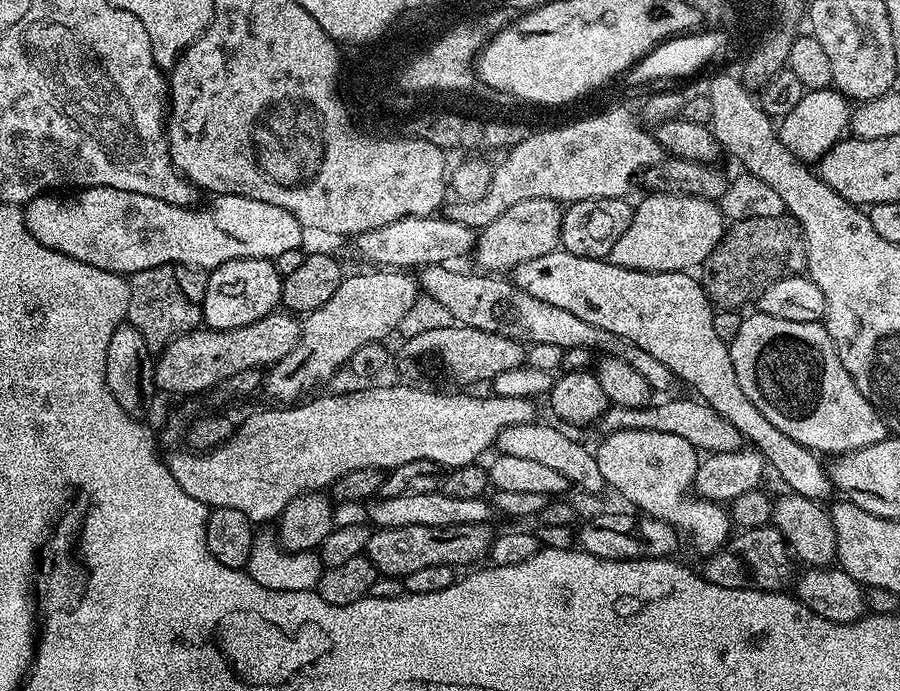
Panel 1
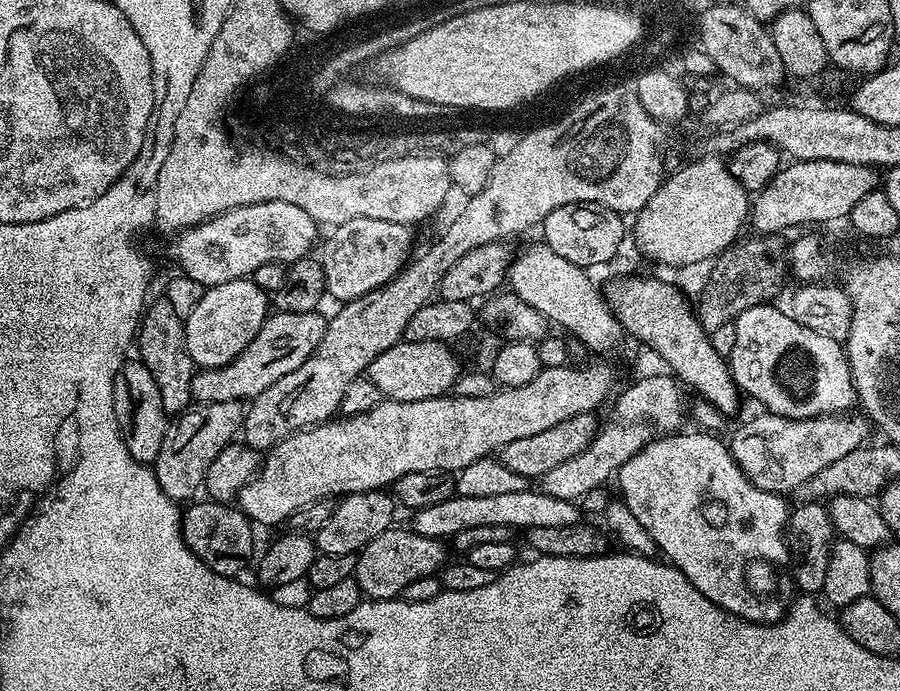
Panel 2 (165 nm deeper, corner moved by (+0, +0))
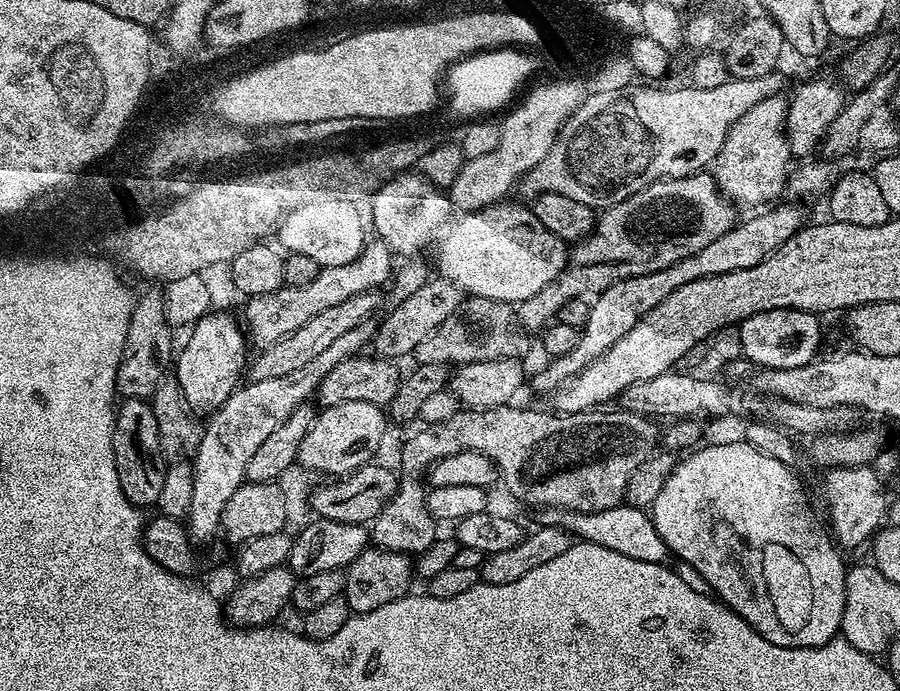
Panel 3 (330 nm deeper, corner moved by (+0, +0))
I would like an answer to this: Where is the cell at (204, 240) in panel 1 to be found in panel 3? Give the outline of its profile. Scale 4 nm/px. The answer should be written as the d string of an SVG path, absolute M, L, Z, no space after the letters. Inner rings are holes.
M342 200L310 202L310 206L298 206L298 210L285 216L278 225L279 247L288 254L314 258L321 268L346 266L346 262L357 260L366 243L366 220L360 217L358 209L355 203Z

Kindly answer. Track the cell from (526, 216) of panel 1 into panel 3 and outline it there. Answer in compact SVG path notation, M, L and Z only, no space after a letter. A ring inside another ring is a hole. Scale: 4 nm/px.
M429 278L422 290L414 290L410 298L399 301L395 305L396 309L384 321L379 321L374 341L375 355L380 358L411 357L418 342L434 334L434 330L438 330L438 326L442 326L442 322L446 322L446 318L450 318L450 314L458 310L465 298L465 293L454 282L443 278Z

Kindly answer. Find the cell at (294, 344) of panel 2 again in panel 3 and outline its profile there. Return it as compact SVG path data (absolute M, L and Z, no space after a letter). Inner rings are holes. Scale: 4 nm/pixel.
M376 290L354 294L354 298L341 302L339 306L330 306L330 310L322 310L322 314L314 314L314 318L310 318L310 322L306 322L306 326L298 326L298 330L294 330L294 334L274 342L269 348L263 349L259 353L260 357L253 364L251 361L251 379L282 378L282 374L294 374L294 370L302 370L302 366L306 366L306 362L310 362L315 356L322 354L322 350L327 350L337 338L346 334L346 330L354 330L354 326L369 319L373 315L371 312L380 304L380 295L381 293Z

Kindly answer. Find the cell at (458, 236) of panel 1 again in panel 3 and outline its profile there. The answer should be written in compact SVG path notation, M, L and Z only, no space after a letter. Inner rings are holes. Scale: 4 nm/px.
M372 238L365 243L364 250L354 262L346 262L346 266L330 266L321 268L317 277L309 285L290 285L278 289L274 294L253 296L244 308L242 324L253 345L257 349L269 348L274 342L294 334L298 326L306 326L314 314L322 314L322 310L330 310L330 306L339 306L354 298L354 294L362 294L380 290L389 283L394 272L394 253L387 248L383 240Z

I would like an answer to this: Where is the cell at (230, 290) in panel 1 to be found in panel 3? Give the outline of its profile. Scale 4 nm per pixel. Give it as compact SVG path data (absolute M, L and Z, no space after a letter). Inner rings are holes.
M210 310L196 324L193 324L190 331L187 333L188 341L184 344L184 349L179 349L178 355L174 360L174 380L179 384L182 394L186 398L186 402L190 405L193 413L211 414L217 408L230 398L230 394L235 392L238 385L241 383L242 377L246 372L246 360L244 364L244 355L250 349L249 341L246 339L246 332L243 327L228 312L216 312Z

